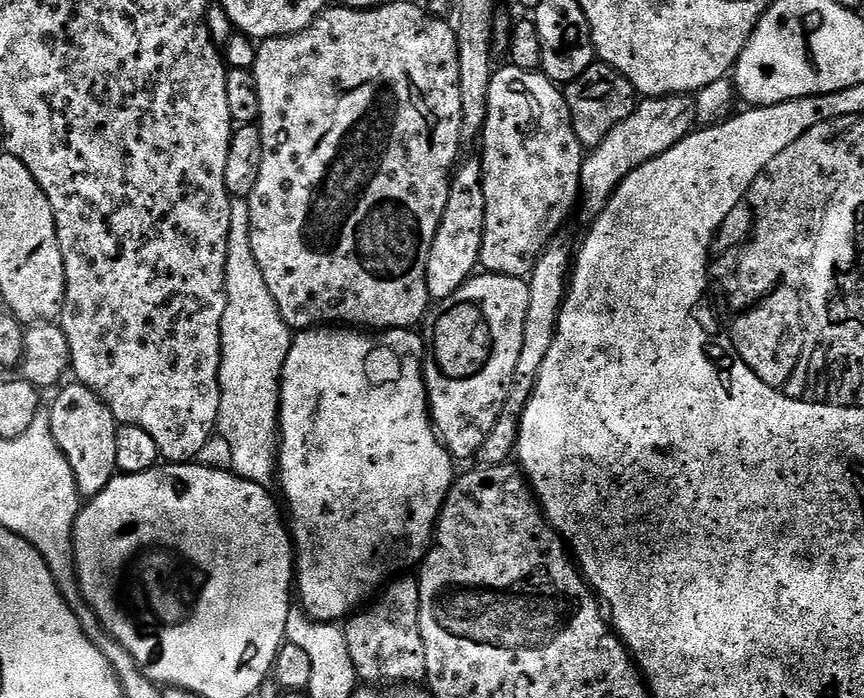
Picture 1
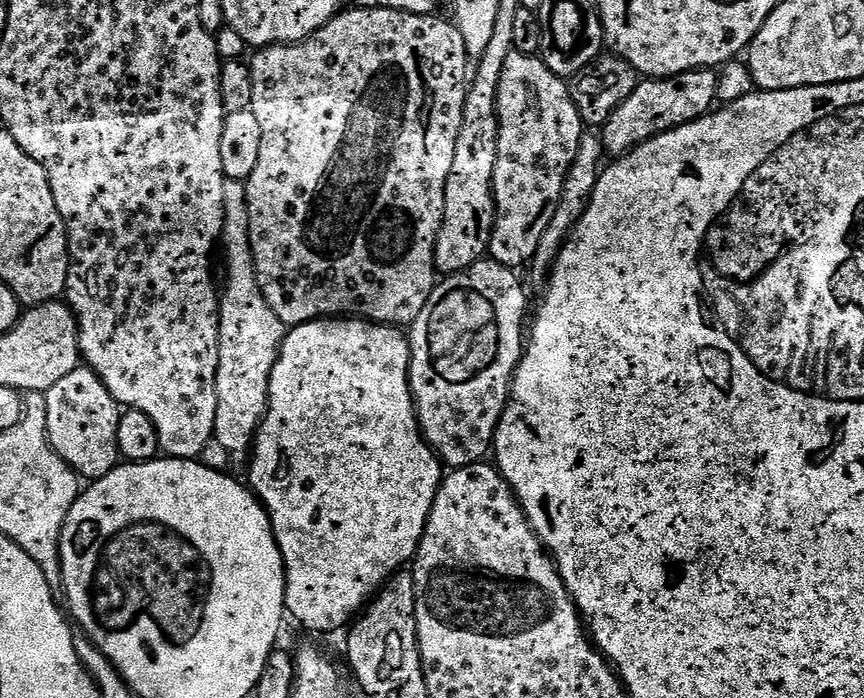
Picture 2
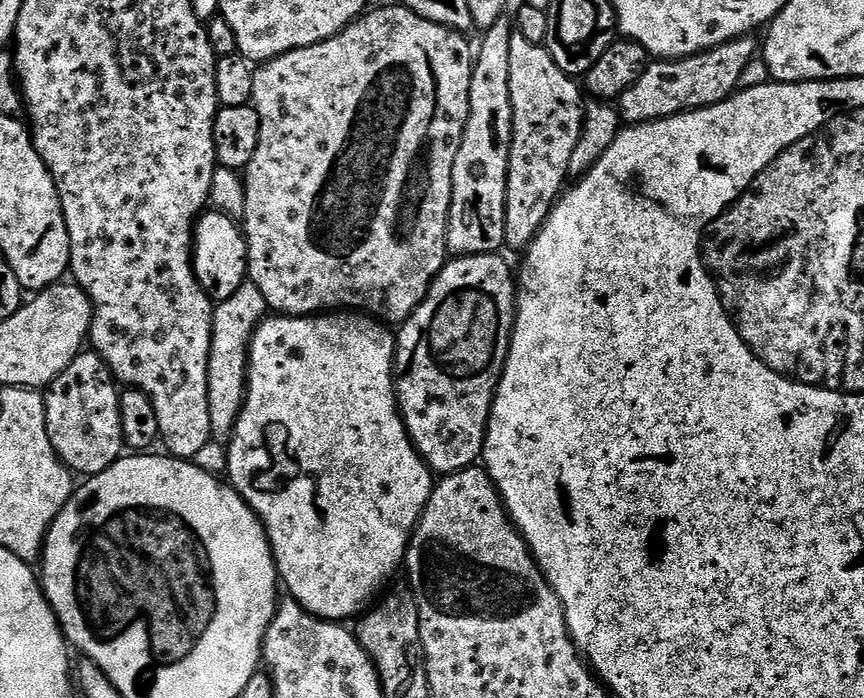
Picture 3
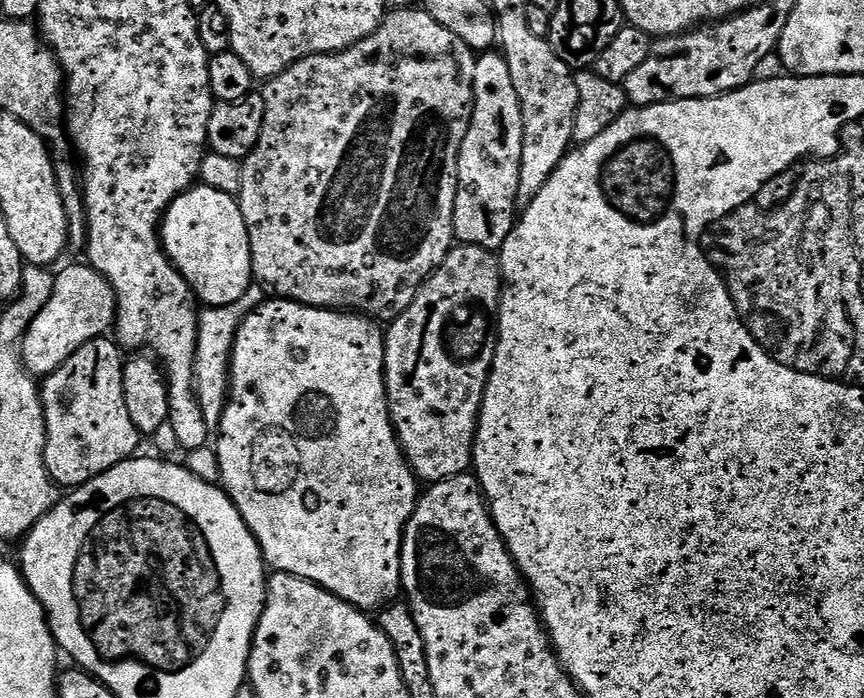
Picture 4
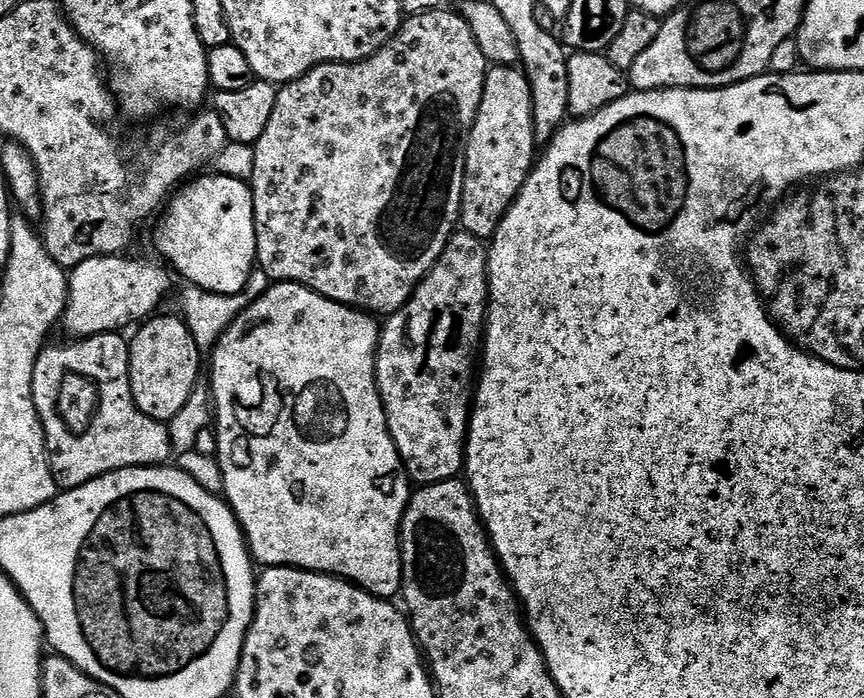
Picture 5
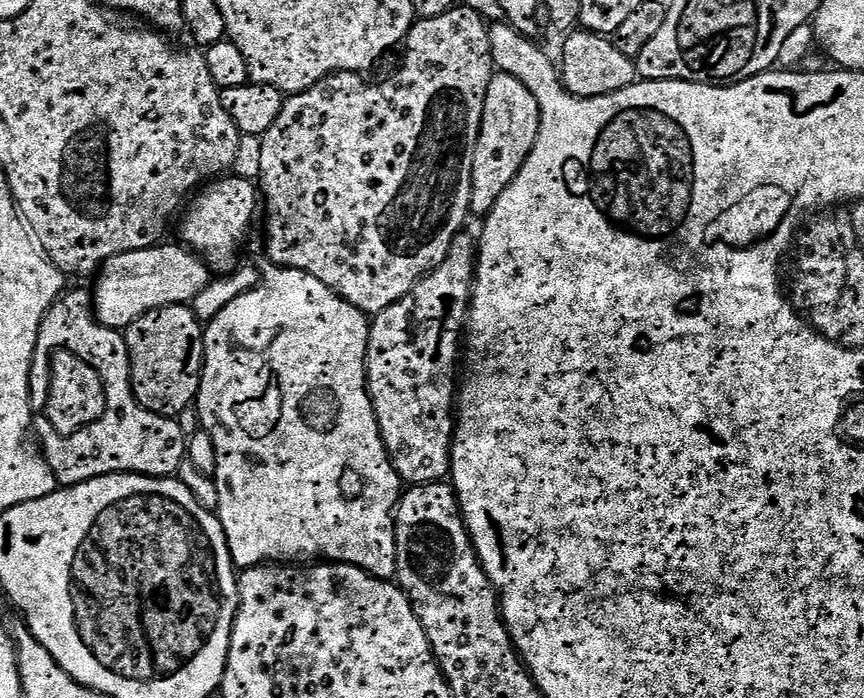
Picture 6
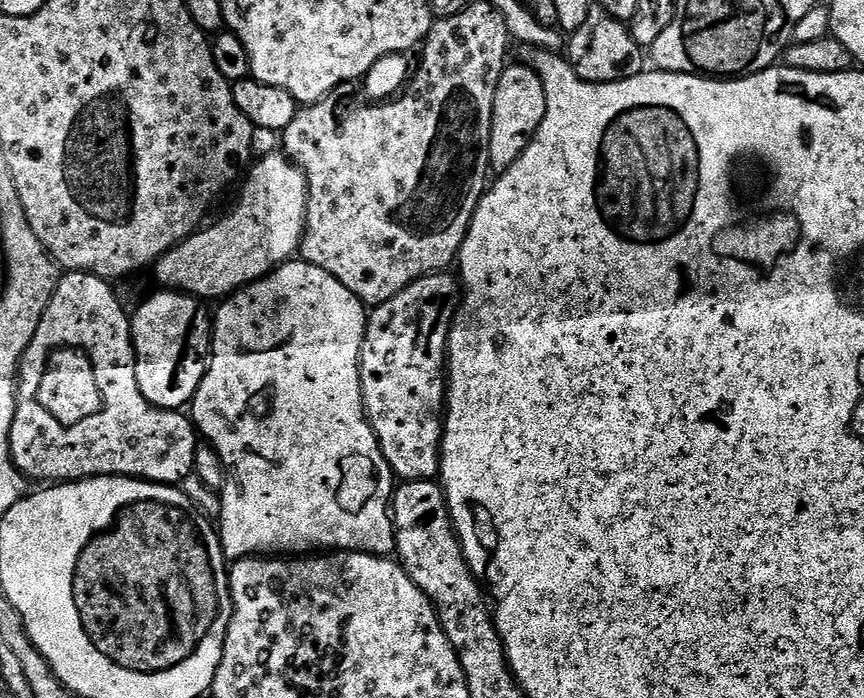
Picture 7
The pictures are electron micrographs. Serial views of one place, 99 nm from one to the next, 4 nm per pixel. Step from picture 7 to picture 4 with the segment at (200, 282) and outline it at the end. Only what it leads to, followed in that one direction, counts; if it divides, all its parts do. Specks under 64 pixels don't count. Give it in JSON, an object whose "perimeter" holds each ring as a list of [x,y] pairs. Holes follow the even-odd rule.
{"perimeter":[[[81,262],[55,273],[50,302],[30,322],[24,335],[22,359],[33,377],[43,378],[62,366],[86,342],[105,335],[116,322],[116,291],[101,272]]]}

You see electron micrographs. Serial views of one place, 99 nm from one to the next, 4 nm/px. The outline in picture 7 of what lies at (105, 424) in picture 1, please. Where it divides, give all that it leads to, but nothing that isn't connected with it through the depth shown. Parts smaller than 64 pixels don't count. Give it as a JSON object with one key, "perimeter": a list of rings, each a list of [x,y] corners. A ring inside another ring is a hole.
{"perimeter":[[[65,271],[61,275],[57,289],[50,298],[50,306],[46,306],[46,314],[42,314],[35,337],[31,339],[19,362],[15,416],[8,435],[12,460],[16,468],[33,481],[42,479],[42,482],[71,482],[86,480],[89,476],[131,476],[133,480],[149,480],[151,484],[183,485],[185,478],[193,475],[198,464],[198,429],[187,415],[176,410],[154,407],[142,394],[142,390],[138,390],[132,321],[129,313],[124,313],[112,288],[115,287],[109,281],[89,272]],[[58,348],[81,348],[87,352],[103,400],[103,408],[98,414],[79,422],[73,428],[60,424],[37,399],[49,358]]]}

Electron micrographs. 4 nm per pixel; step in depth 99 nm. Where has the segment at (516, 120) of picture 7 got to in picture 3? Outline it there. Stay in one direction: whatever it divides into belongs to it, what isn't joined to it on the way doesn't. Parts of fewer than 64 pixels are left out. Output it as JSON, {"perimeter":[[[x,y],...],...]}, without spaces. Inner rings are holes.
{"perimeter":[[[505,14],[494,26],[483,29],[480,48],[475,49],[470,78],[470,114],[458,158],[454,158],[452,171],[452,201],[448,215],[448,251],[453,257],[477,256],[487,252],[496,254],[505,247],[506,178],[508,177],[508,151],[512,141],[512,103],[510,102],[510,42],[514,35],[514,20]]]}

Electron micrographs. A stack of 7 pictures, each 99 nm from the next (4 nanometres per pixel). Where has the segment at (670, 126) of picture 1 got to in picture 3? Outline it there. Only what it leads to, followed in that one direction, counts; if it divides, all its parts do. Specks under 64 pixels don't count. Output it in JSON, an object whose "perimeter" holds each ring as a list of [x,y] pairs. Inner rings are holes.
{"perimeter":[[[751,35],[731,40],[722,46],[714,46],[709,52],[686,56],[683,60],[661,60],[649,63],[644,73],[618,98],[618,111],[625,125],[645,124],[661,120],[664,116],[676,116],[693,108],[708,108],[729,99],[740,88],[742,70],[746,62],[754,59],[758,44]]]}

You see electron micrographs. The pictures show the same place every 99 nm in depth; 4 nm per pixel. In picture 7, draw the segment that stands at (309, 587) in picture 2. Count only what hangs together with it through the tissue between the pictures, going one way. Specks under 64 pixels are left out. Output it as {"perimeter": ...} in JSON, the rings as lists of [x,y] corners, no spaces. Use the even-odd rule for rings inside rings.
{"perimeter":[[[293,258],[287,264],[273,268],[261,280],[255,280],[248,287],[232,293],[220,306],[214,312],[208,373],[202,378],[196,397],[192,399],[190,419],[196,425],[199,435],[220,456],[230,477],[222,489],[218,517],[220,545],[225,557],[235,562],[245,558],[288,558],[293,554],[320,554],[325,550],[391,557],[396,550],[396,530],[390,515],[394,473],[382,454],[380,443],[376,441],[372,425],[366,419],[364,392],[360,388],[360,351],[369,318],[365,304],[350,290],[346,290],[346,286],[342,286],[334,274],[326,274],[326,270],[308,264],[302,258]]]}

